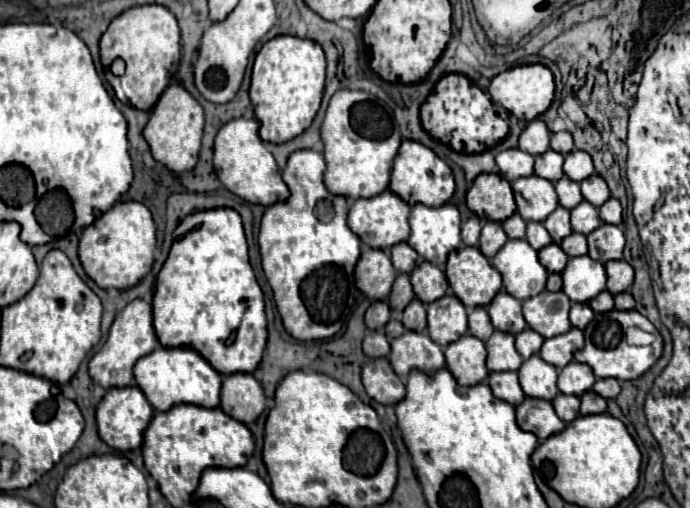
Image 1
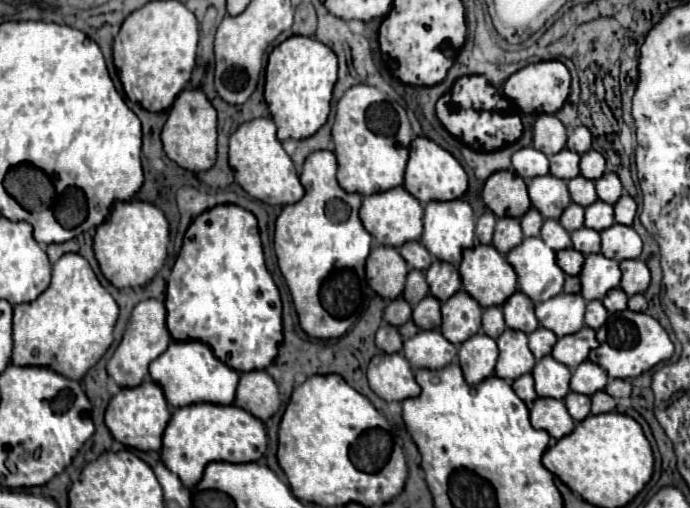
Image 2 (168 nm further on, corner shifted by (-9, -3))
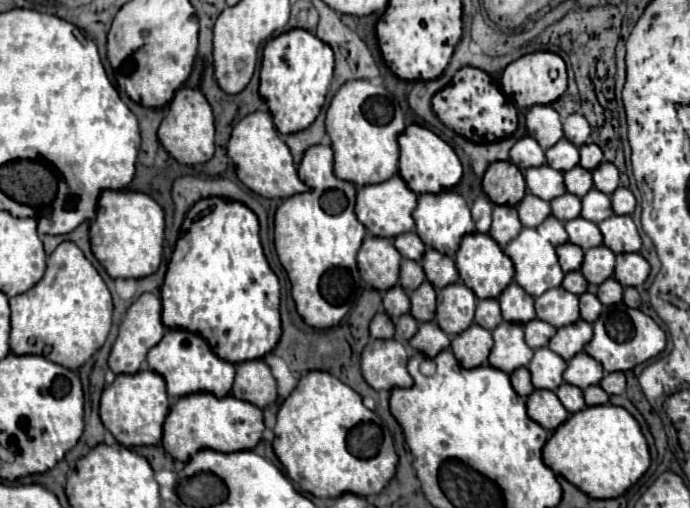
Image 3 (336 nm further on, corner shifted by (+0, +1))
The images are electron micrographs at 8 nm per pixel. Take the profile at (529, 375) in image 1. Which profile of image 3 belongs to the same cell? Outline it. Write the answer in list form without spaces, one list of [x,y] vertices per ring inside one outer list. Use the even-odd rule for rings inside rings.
[[[541,347],[535,351],[533,361],[529,363],[529,373],[535,389],[555,391],[563,383],[563,371],[567,363],[561,355],[553,353],[549,347]]]

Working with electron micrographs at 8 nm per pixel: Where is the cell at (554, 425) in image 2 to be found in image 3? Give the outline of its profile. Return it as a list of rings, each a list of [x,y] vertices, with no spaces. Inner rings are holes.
[[[535,389],[527,397],[527,413],[533,421],[537,421],[539,425],[543,425],[549,431],[557,429],[569,417],[569,413],[561,405],[559,397],[547,389]]]

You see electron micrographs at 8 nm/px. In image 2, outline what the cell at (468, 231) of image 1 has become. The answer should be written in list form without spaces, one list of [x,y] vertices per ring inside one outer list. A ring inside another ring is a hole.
[[[486,211],[478,223],[476,223],[476,237],[480,239],[480,243],[490,245],[492,243],[492,233],[494,233],[494,225],[496,225],[496,217],[492,211]]]

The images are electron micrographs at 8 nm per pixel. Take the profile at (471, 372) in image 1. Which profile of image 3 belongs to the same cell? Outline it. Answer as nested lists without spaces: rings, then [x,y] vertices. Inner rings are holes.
[[[473,323],[463,333],[455,335],[453,341],[451,341],[451,351],[455,353],[457,361],[465,369],[473,369],[473,367],[479,367],[479,365],[487,363],[491,347],[493,347],[491,331],[483,329],[477,323]]]

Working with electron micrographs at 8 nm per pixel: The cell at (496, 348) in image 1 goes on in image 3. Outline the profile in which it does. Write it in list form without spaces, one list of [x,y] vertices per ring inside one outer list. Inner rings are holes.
[[[503,321],[493,329],[493,339],[495,345],[489,355],[489,365],[505,373],[513,373],[519,367],[529,365],[533,357],[533,349],[529,349],[529,345],[525,343],[521,325]]]

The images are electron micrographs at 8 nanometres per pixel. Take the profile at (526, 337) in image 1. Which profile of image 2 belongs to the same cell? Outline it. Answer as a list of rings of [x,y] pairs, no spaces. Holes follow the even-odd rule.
[[[538,327],[534,333],[528,335],[528,345],[530,345],[530,351],[534,353],[536,361],[550,355],[554,343],[556,343],[556,335],[544,327]]]

